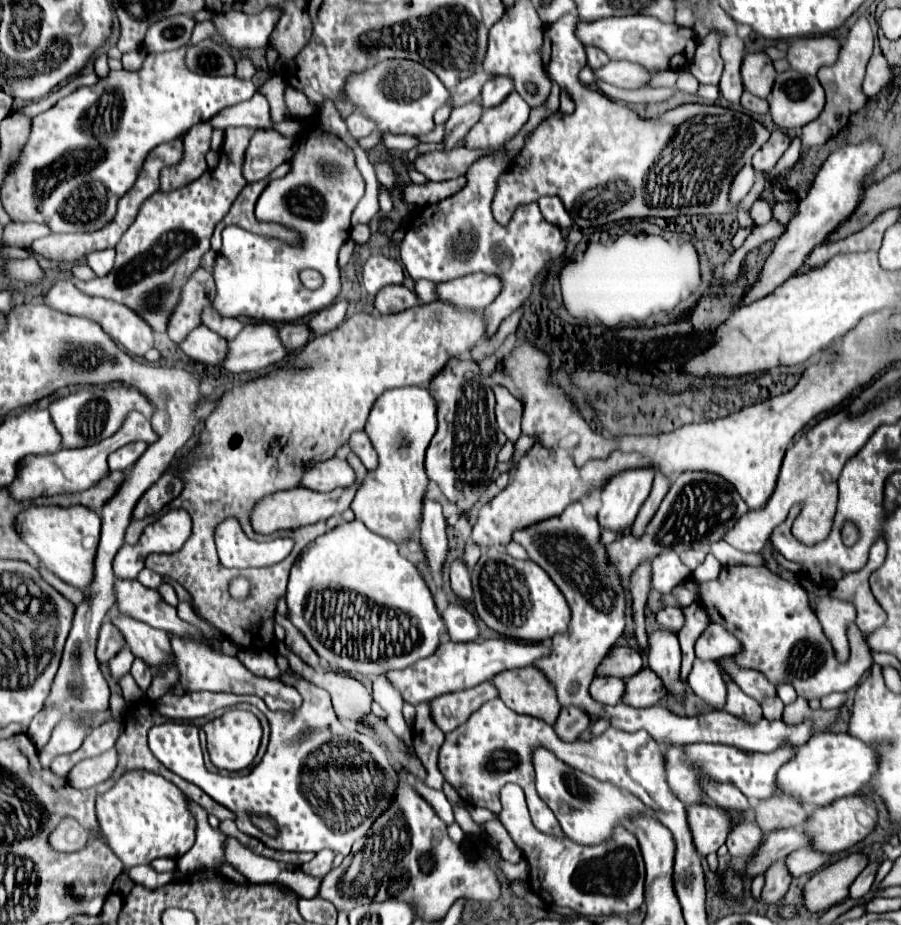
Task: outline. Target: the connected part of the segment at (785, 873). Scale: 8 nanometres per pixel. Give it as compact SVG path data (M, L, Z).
M779 860L777 864L769 866L767 872L765 872L765 888L761 892L761 898L765 902L777 904L785 896L789 882L791 882L791 874L785 866L785 860Z

